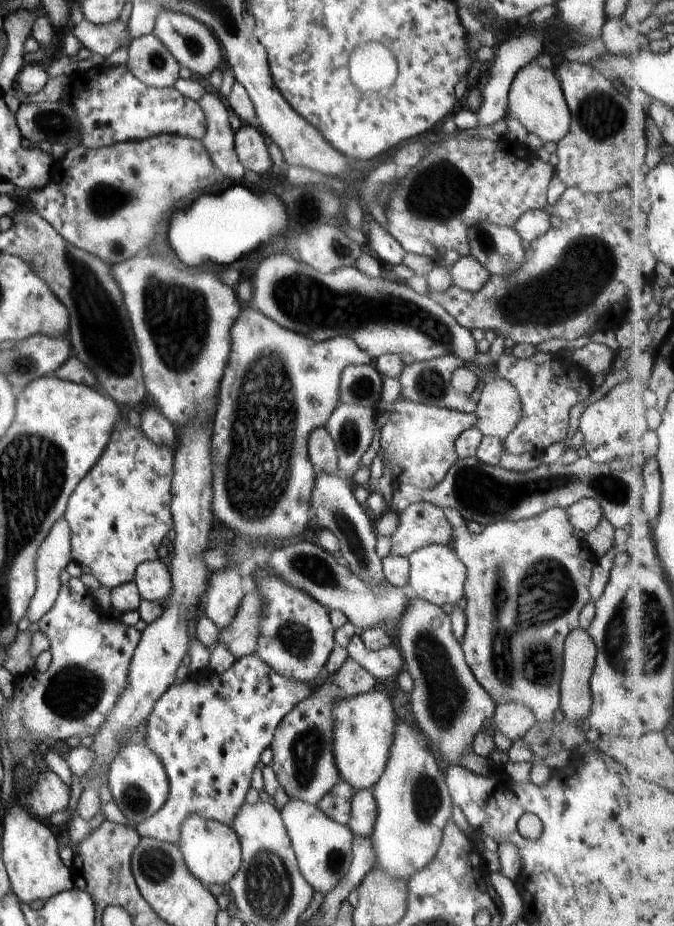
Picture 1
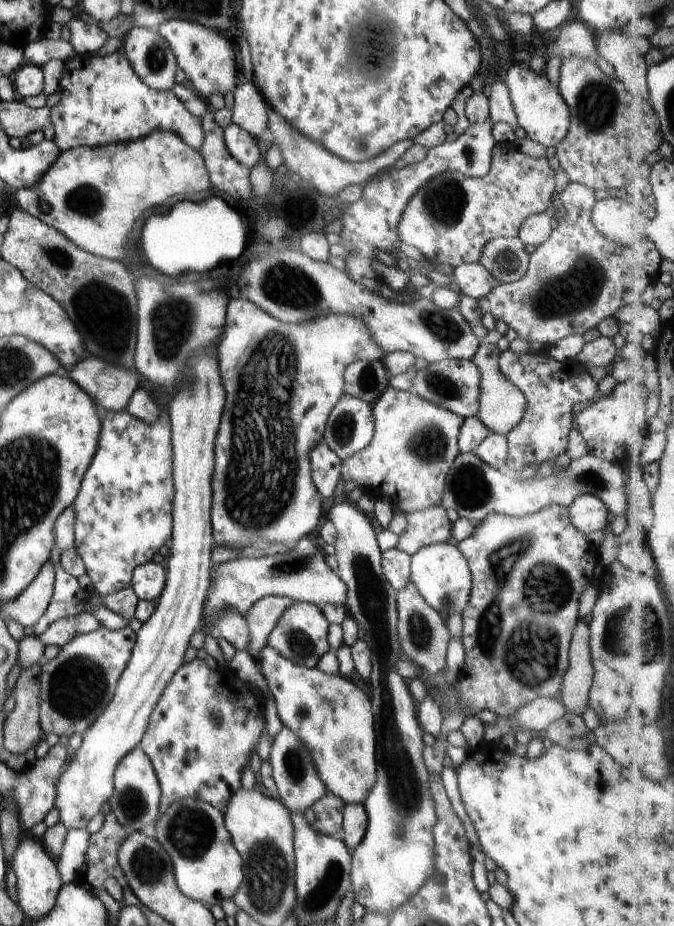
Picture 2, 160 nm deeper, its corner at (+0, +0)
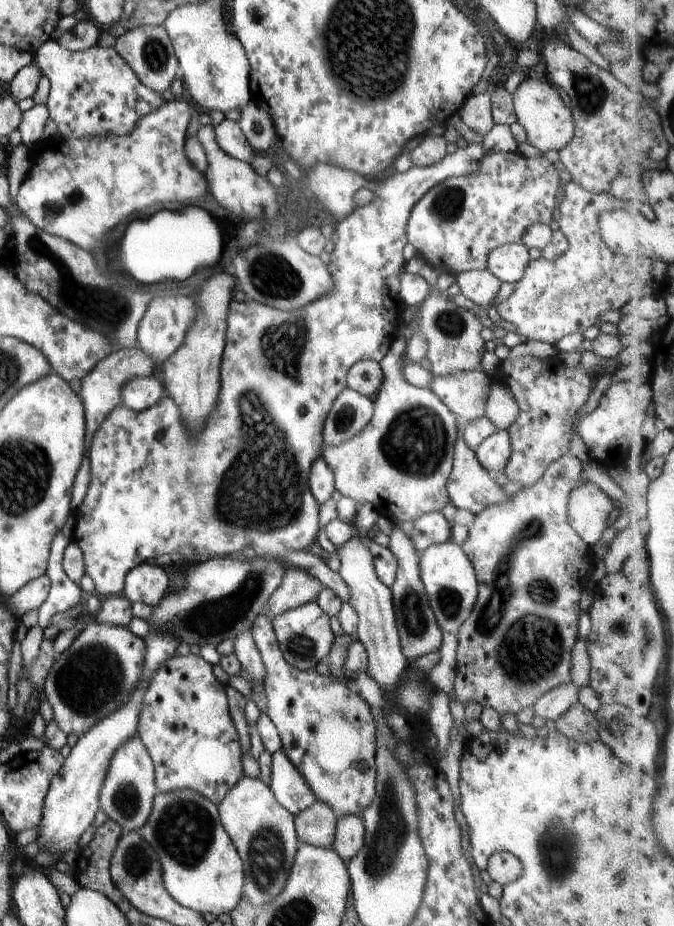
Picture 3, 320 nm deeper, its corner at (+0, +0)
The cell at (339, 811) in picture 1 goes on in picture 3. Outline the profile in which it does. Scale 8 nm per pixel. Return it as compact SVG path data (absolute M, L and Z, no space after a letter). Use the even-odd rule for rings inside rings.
M316 800L310 808L295 816L295 831L300 844L330 848L338 817L338 814L323 802Z

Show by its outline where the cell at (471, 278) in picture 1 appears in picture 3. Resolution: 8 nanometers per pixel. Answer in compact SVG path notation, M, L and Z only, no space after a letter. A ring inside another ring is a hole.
M487 268L481 271L474 269L457 274L456 282L461 288L461 293L468 300L485 308L489 308L489 304L497 302L496 296L502 286L501 280L498 280Z

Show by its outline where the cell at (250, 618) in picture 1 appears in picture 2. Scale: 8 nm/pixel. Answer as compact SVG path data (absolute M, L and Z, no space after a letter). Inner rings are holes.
M270 595L257 600L247 612L245 621L249 628L249 650L254 655L267 645L268 635L274 630L282 613L293 603L290 597Z

